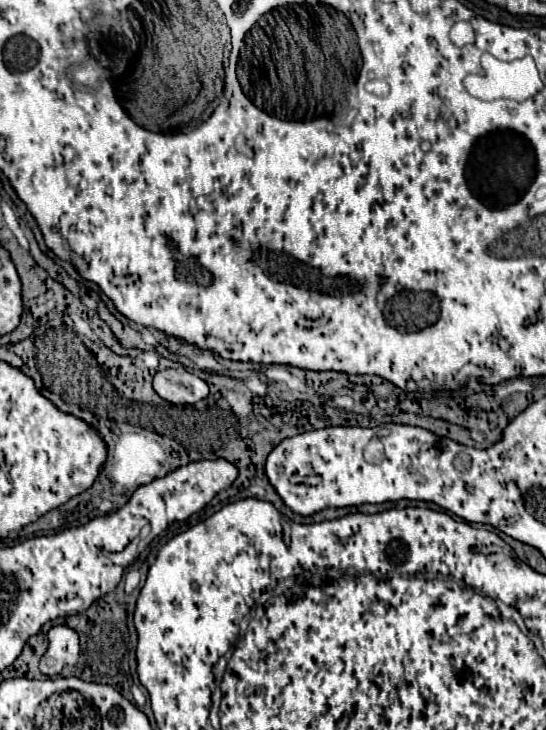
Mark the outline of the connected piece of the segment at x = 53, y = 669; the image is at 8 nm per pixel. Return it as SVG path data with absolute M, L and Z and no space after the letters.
M56 626L48 630L48 650L40 658L40 672L46 676L58 676L66 666L74 666L80 656L78 634L70 628Z

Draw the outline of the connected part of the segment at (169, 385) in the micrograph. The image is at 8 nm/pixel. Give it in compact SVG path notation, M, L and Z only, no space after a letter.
M158 370L154 376L154 390L172 404L196 404L198 400L208 396L208 384L186 372L186 370Z

